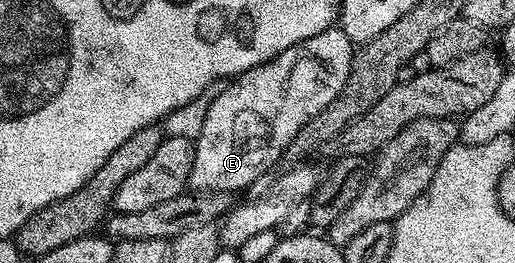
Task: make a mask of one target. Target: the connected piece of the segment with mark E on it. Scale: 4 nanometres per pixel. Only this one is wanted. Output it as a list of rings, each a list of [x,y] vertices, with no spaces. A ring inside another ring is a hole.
[[[333,28],[231,79],[218,100],[210,104],[202,132],[194,140],[194,160],[188,177],[191,189],[247,191],[258,176],[269,173],[271,166],[284,158],[284,150],[301,128],[342,92],[342,84],[350,76],[353,53],[351,40],[343,30]]]

